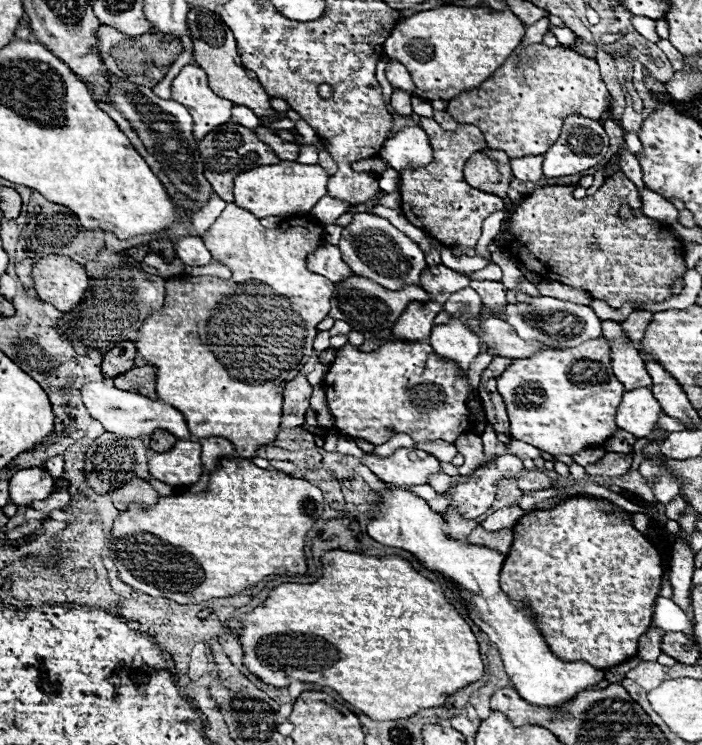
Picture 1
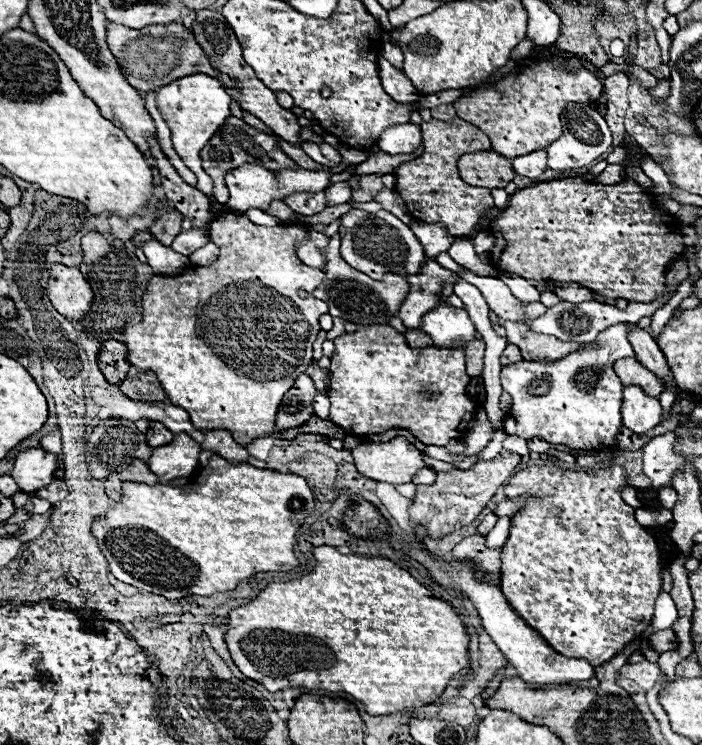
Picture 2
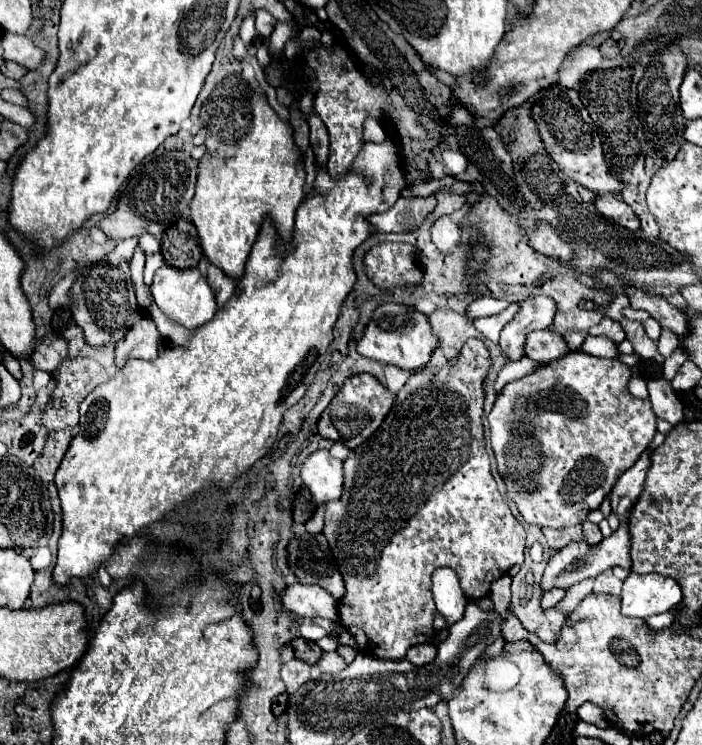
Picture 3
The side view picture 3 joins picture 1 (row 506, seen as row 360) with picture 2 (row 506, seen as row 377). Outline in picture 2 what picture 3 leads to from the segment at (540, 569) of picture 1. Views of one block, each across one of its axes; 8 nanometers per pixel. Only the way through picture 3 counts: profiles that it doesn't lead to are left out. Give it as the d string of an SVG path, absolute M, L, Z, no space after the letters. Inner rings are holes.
M542 464L540 466L528 466L528 468L516 472L506 486L506 496L508 498L522 496L524 492L532 492L534 500L530 500L530 504L526 504L526 508L522 508L522 512L518 512L518 516L512 518L510 536L508 536L508 542L504 544L502 556L500 556L502 558L500 588L506 596L506 600L510 602L510 606L528 622L528 626L532 626L536 632L540 632L542 638L556 652L560 652L568 658L586 658L592 666L600 666L600 664L612 660L618 652L622 652L622 648L626 648L626 644L640 638L640 634L650 626L652 612L654 612L654 600L662 592L662 566L660 566L658 546L656 546L654 538L646 532L646 528L642 528L636 522L634 508L628 506L620 498L620 492L622 492L624 486L628 486L626 484L626 470L622 470L620 466L580 472L580 470L566 470L566 468L560 468L560 466L542 466Z

